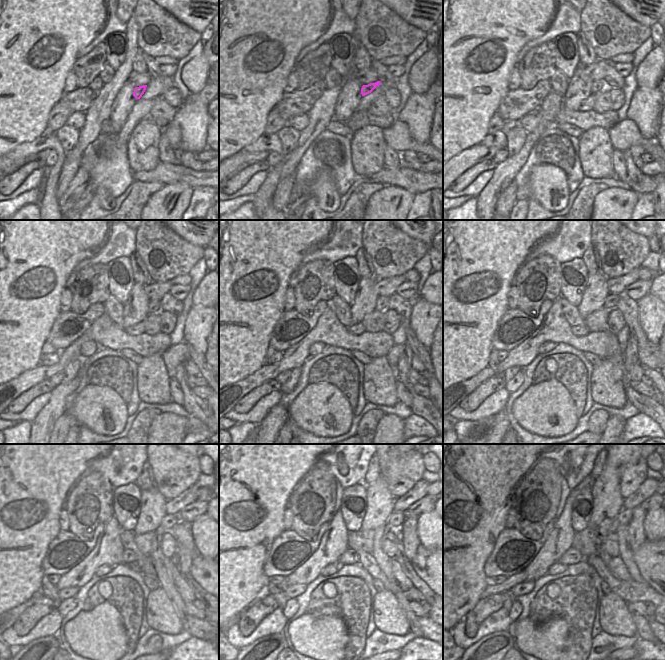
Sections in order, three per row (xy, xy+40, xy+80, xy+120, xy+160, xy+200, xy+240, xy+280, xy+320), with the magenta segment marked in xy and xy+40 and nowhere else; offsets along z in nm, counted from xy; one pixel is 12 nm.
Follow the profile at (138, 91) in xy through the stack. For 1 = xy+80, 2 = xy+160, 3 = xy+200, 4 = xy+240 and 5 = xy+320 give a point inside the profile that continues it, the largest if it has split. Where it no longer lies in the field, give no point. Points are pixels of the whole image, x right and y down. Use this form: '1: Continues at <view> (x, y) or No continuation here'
1: Continues at xy+80 (601, 85)
2: Continues at xy+160 (382, 302)
3: Continues at xy+200 (611, 300)
4: Continues at xy+240 (169, 520)
5: Continues at xy+320 (624, 516)

